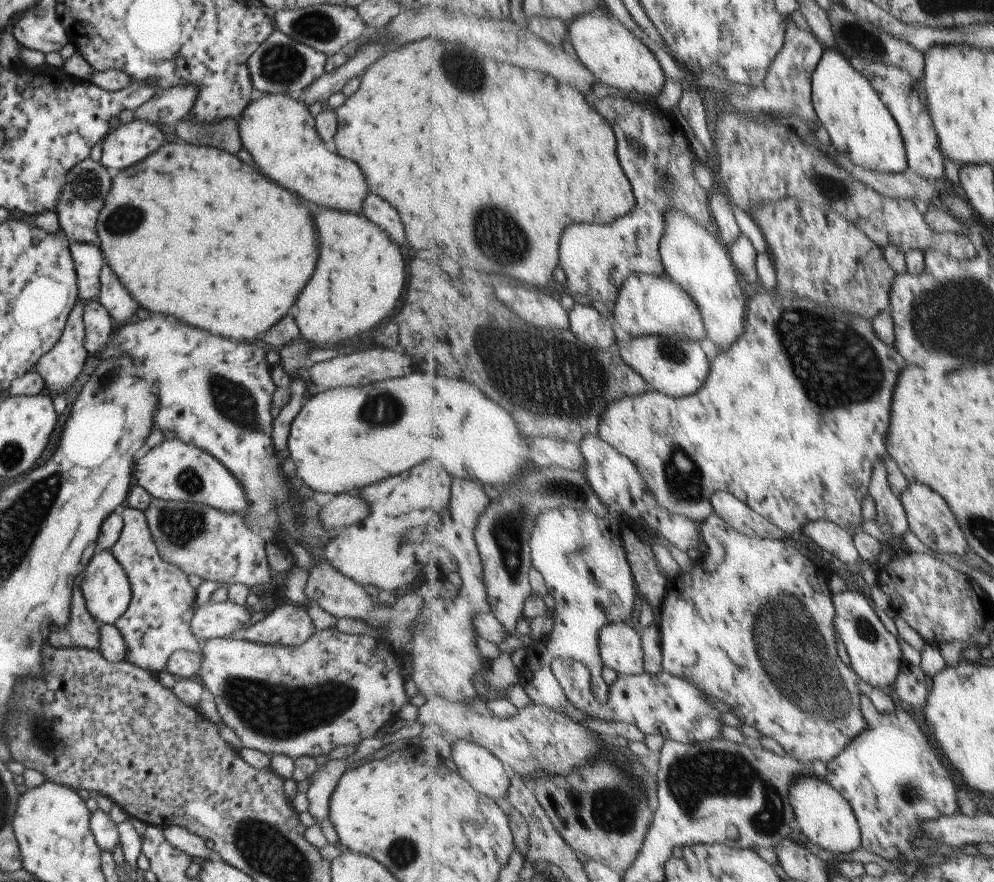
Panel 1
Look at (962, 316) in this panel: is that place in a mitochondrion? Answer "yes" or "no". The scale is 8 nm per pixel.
yes

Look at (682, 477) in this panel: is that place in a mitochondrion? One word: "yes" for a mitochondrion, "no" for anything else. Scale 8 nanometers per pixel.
yes

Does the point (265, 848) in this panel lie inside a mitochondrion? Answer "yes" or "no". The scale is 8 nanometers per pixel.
yes

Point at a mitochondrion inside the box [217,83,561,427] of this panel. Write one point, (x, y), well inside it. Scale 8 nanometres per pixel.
(497, 230)

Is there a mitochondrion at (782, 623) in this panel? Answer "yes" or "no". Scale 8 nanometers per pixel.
yes

